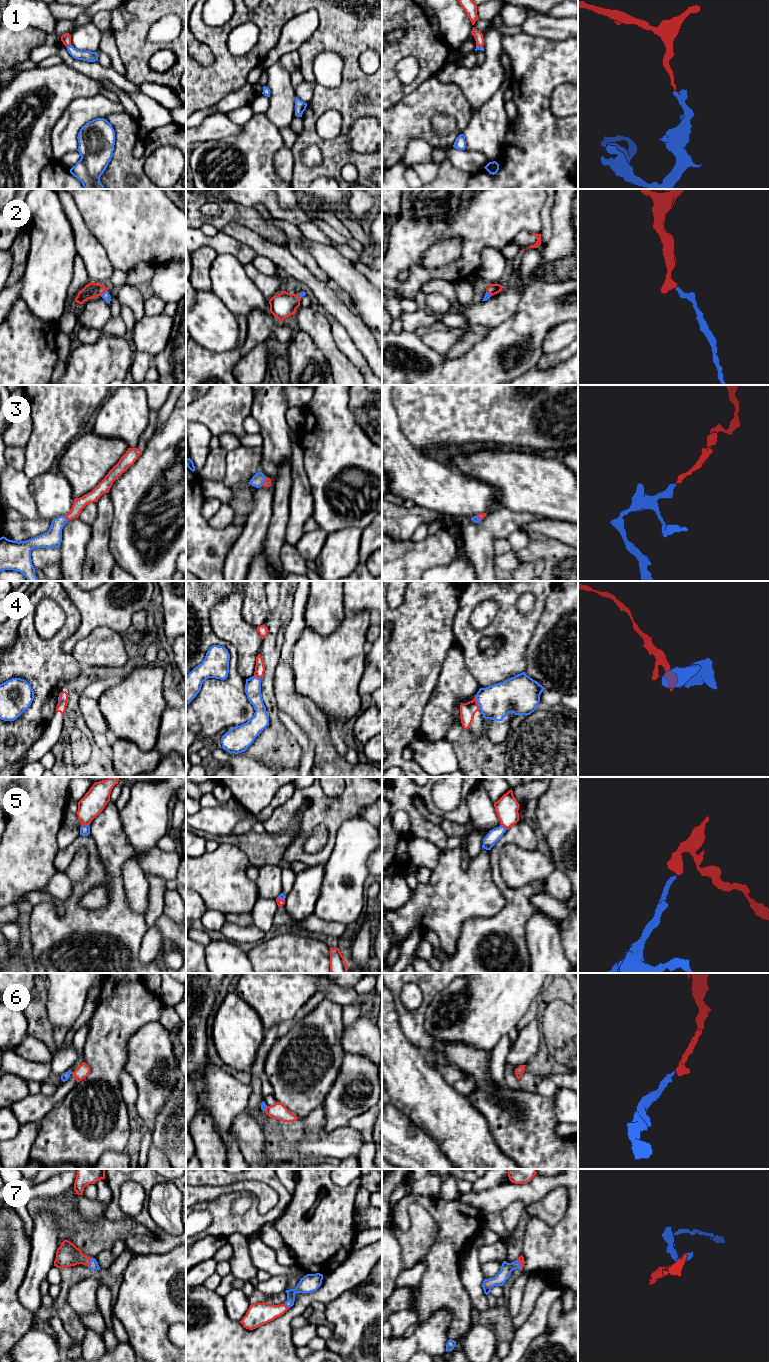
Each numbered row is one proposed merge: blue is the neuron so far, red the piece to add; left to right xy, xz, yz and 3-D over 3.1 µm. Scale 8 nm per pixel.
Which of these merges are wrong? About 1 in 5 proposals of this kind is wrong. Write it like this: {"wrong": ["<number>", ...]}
{"wrong": ["4"]}

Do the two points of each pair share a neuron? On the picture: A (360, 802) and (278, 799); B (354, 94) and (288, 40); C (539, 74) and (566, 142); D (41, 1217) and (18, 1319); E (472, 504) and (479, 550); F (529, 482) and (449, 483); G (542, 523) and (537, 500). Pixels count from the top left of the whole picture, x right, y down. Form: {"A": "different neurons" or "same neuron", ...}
{"A": "different neurons", "B": "different neurons", "C": "same neuron", "D": "different neurons", "E": "different neurons", "F": "different neurons", "G": "different neurons"}

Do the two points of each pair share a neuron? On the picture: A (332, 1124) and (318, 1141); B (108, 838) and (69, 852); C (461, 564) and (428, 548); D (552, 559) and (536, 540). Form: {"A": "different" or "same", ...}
{"A": "different", "B": "different", "C": "different", "D": "same"}

